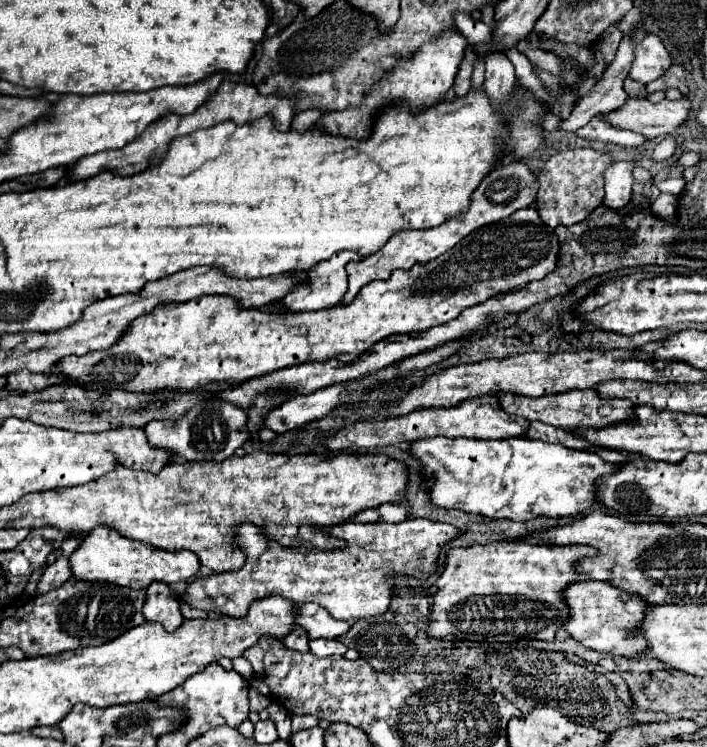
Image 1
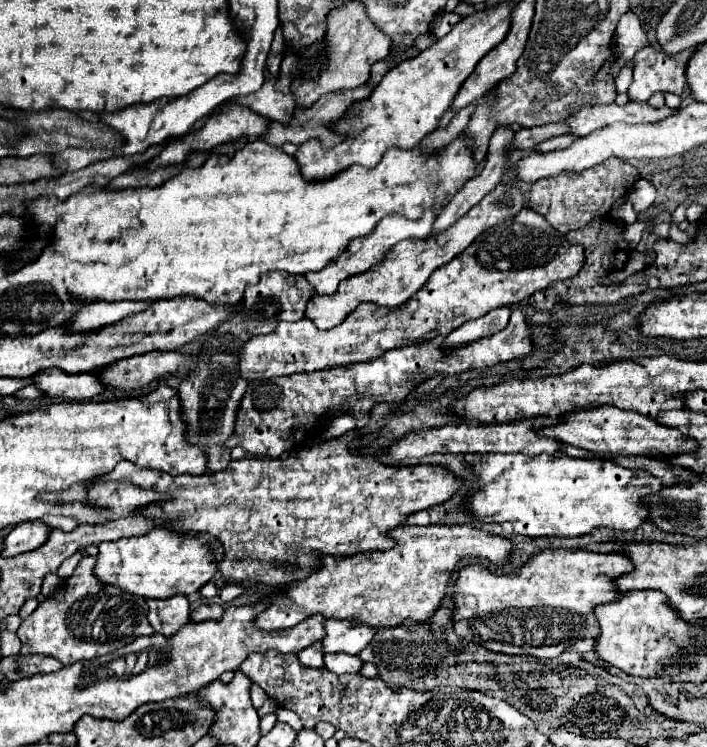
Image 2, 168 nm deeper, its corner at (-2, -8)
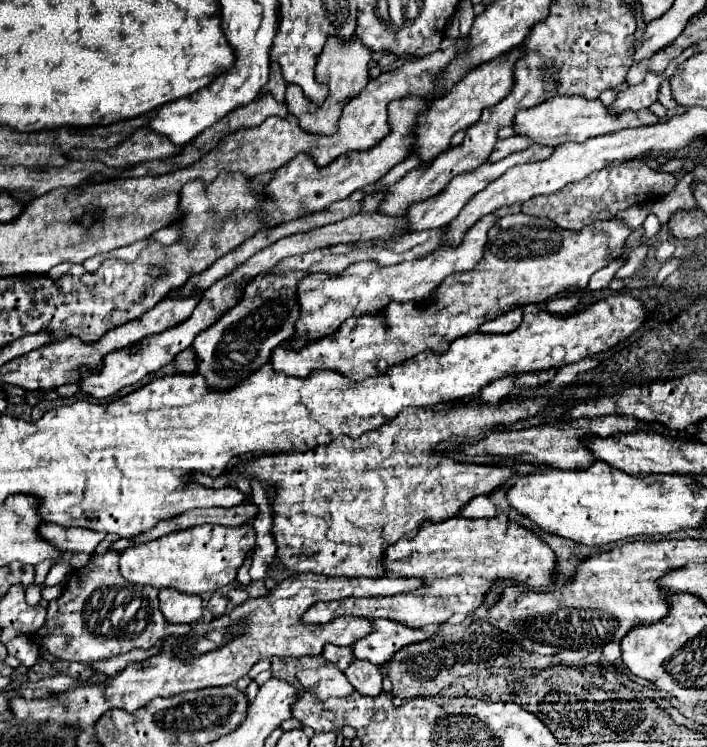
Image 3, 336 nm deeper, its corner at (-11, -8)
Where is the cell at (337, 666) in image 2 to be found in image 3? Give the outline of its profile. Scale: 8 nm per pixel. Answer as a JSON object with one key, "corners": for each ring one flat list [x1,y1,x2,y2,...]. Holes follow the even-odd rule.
{"corners":[[356,660,346,669,348,680,362,696,378,696,382,690,382,674,378,666,370,664,368,660]]}

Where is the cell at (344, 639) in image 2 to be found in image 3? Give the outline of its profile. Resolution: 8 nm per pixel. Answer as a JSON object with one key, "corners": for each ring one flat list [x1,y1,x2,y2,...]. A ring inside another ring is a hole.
{"corners":[[382,620,382,626,376,632,358,640,352,648,356,658,368,660,380,666,380,664,386,664,386,660,392,660,392,656,400,648,428,640,434,634,436,634,436,626,430,626,430,630,422,630,422,628,416,630,394,620]]}

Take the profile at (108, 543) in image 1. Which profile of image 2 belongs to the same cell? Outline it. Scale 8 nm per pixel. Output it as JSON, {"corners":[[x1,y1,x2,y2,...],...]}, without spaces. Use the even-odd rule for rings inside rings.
{"corners":[[155,528,131,540,99,544,95,578,103,584,115,584,143,598,169,598,175,594,193,594,215,576,215,562,223,556,219,542,207,534,171,534]]}

